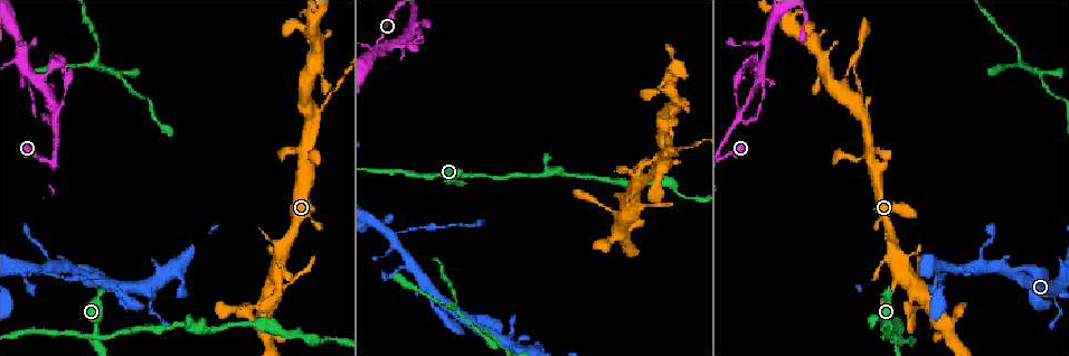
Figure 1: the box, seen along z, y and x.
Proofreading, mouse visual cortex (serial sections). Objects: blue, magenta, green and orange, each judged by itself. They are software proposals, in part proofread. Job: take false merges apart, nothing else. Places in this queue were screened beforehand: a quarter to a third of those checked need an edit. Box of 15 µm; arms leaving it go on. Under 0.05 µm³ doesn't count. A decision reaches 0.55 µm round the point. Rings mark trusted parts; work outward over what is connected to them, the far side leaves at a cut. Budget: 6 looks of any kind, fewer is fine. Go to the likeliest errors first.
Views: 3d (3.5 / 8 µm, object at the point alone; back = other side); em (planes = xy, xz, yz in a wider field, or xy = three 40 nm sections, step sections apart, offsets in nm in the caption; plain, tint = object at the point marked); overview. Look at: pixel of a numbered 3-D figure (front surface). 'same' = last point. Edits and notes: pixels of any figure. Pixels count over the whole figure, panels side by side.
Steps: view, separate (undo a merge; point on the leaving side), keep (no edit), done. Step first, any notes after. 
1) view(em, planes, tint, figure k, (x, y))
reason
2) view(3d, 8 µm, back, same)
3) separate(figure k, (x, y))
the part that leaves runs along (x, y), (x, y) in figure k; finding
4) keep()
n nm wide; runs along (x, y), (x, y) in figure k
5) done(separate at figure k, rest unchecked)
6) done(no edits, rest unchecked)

view(3d, 3.5 µm, figure 1, (758, 81))
a fork

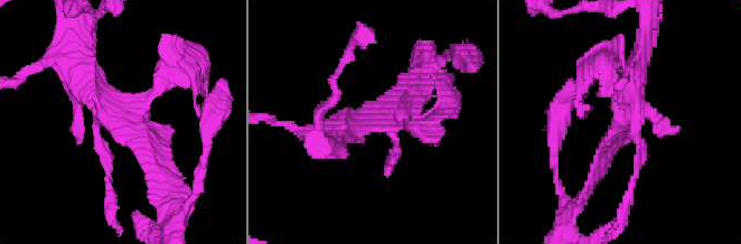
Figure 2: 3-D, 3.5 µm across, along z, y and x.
view(em, planes, tint, figure 2, (619, 127))

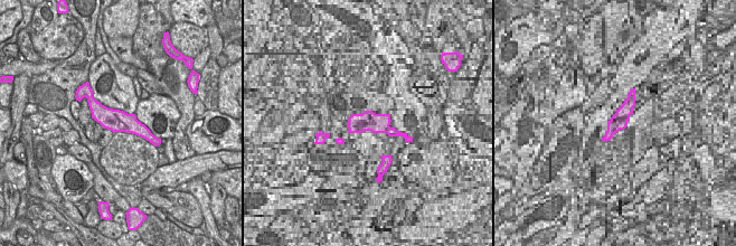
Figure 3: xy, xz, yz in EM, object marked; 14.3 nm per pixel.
view(em, xy, step 1, tint, same)
cut it another way

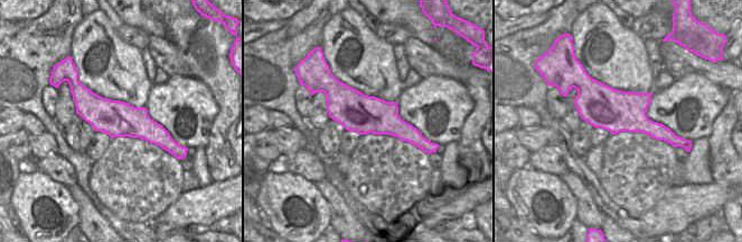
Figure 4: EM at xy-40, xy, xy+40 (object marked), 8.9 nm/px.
keep()
340 nm wide; runs along (169, 180), (83, 71) in figure 2; all the same cell

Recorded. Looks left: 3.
view(3d, 8 µm, figure 1, (98, 338))
sharp bend

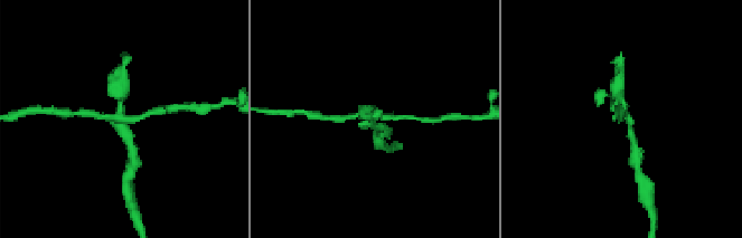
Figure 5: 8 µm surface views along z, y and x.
view(em, planes, tint, figure 5, (627, 116))

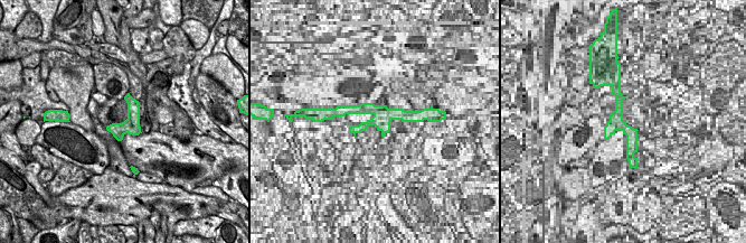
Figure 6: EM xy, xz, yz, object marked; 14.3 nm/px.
separate(figure 5, (96, 115))
240 nm wide; the part that leaves runs along (122, 116), (139, 117), (169, 110) in figure 5; a second cell is stuck on

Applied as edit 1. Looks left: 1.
done(separate at figure 5, rest unchecked)

